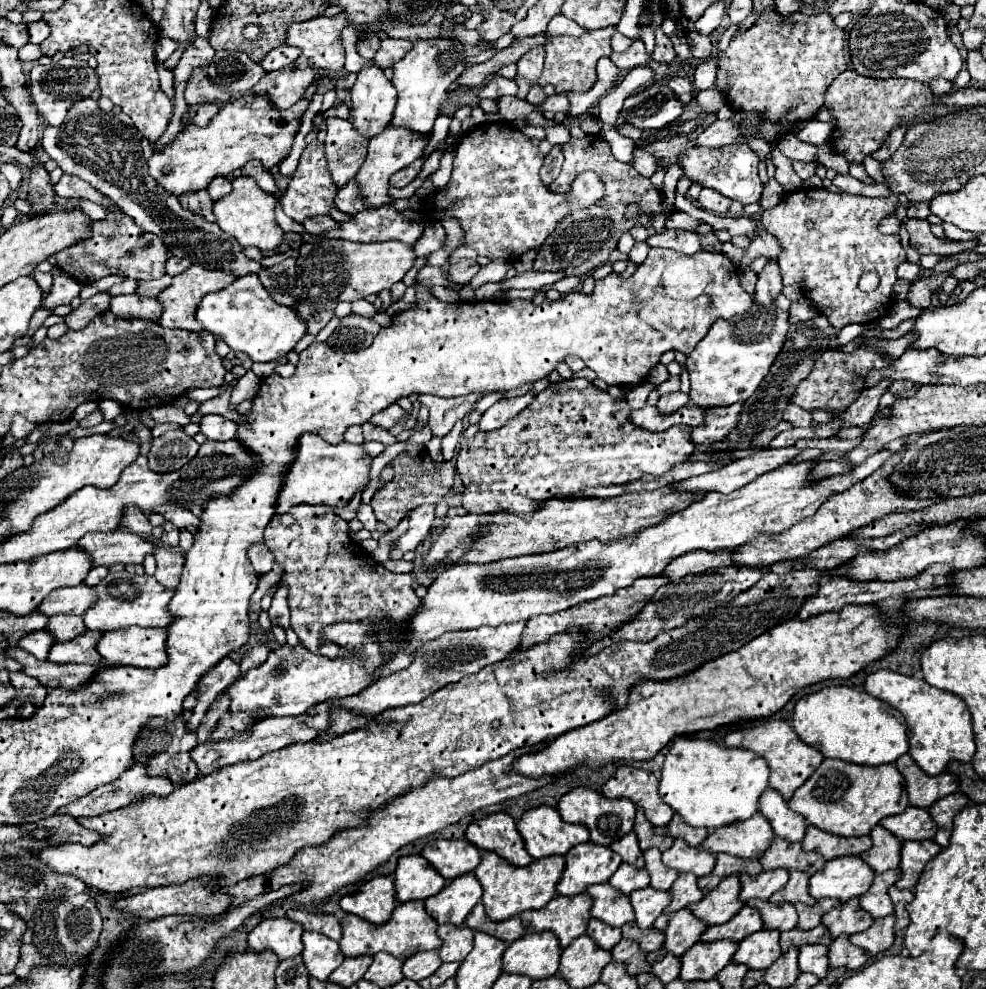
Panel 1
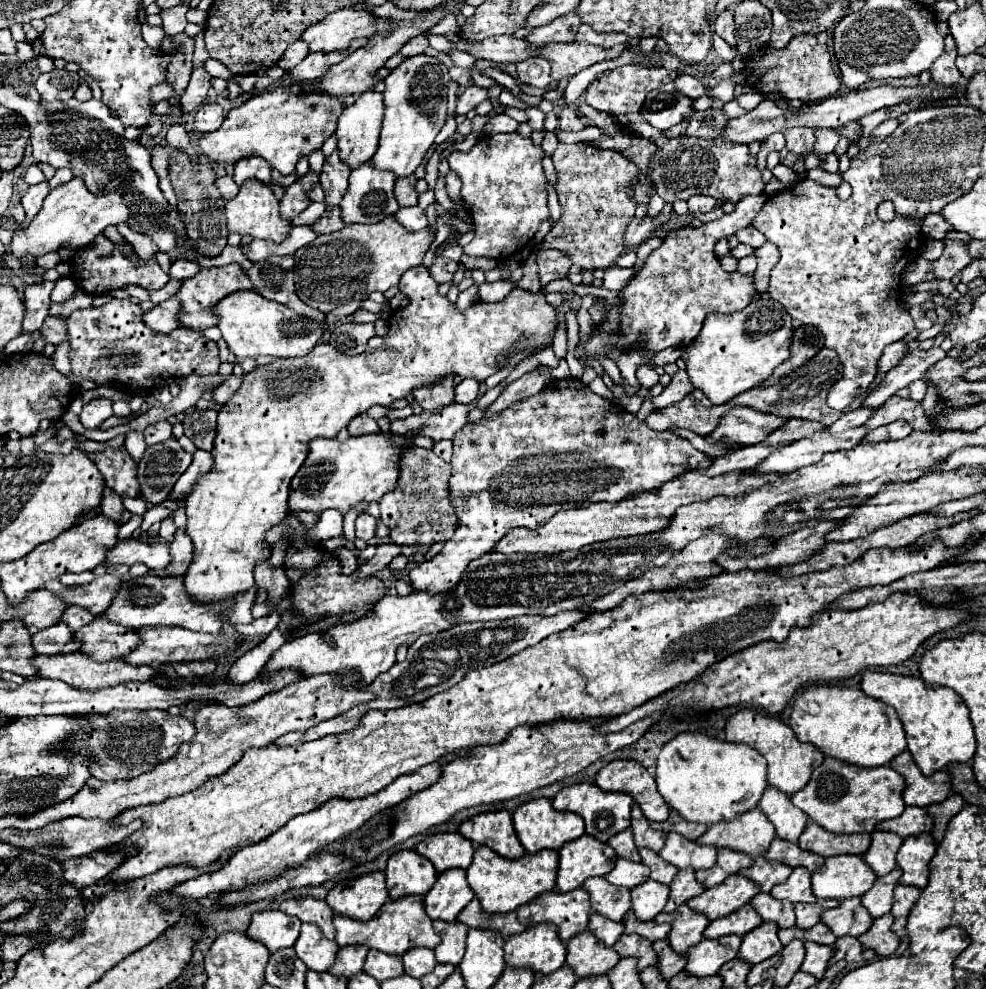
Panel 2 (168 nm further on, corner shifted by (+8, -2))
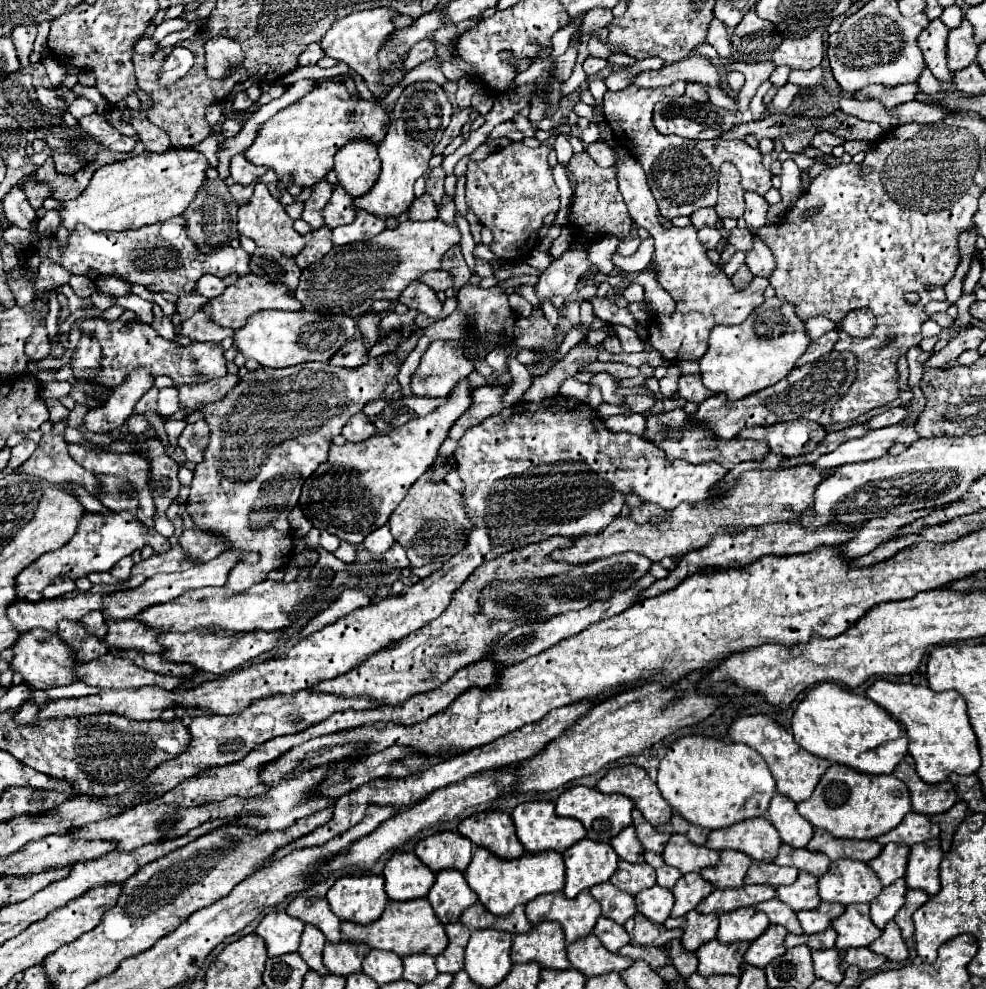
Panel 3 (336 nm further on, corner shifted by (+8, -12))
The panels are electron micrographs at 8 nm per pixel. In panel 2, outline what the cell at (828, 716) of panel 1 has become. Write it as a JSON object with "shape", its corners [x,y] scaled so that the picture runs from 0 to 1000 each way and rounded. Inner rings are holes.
{"shape":[[[819,694],[807,706],[799,732],[811,750],[822,750],[830,754],[836,764],[844,764],[868,775],[897,775],[919,758],[919,742],[909,718],[888,706],[878,704],[874,698],[860,694]]]}

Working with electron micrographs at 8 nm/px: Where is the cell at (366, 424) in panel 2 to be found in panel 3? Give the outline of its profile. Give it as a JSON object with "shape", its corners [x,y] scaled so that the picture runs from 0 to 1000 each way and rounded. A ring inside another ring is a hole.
{"shape":[[[363,417],[359,419],[353,429],[349,431],[347,435],[347,441],[353,445],[353,447],[369,447],[373,445],[377,439],[381,437],[379,429],[375,427],[375,423],[369,419],[369,417]]]}

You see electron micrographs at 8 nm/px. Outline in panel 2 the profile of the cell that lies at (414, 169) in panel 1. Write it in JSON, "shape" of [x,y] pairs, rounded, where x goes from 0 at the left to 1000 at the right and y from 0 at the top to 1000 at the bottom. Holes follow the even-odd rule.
{"shape":[[[412,178],[412,180],[404,180],[402,182],[402,202],[406,208],[422,208],[424,206],[424,194],[422,194],[422,178]]]}

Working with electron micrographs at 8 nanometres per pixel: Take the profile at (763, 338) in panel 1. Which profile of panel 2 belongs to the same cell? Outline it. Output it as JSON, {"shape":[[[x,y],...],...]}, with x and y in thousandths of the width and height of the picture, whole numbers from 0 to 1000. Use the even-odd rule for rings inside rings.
{"shape":[[[767,303],[744,317],[720,317],[714,324],[710,340],[692,354],[696,376],[704,392],[712,394],[722,408],[736,408],[744,400],[773,388],[793,368],[803,348],[803,322],[785,303]]]}

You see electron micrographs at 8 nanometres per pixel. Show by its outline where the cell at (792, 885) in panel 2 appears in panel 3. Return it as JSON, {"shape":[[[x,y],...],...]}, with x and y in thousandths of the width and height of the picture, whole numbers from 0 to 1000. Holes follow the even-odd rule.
{"shape":[[[811,882],[809,890],[801,896],[789,896],[789,910],[793,910],[795,914],[799,914],[803,920],[826,920],[832,916],[832,908],[830,908],[830,888],[819,884],[819,882]]]}

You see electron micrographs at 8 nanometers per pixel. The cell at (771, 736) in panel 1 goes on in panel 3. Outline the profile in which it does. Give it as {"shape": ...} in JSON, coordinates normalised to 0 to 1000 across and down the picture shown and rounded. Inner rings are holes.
{"shape":[[[767,722],[767,724],[753,724],[748,728],[744,728],[744,732],[738,736],[738,742],[742,746],[742,750],[753,750],[763,754],[779,772],[779,777],[783,779],[783,785],[787,789],[787,799],[801,807],[803,811],[813,811],[819,809],[830,793],[830,789],[834,787],[834,783],[842,777],[842,770],[836,766],[830,766],[817,758],[813,758],[803,742],[799,742],[793,734],[789,734],[785,728],[781,728],[775,722]]]}

